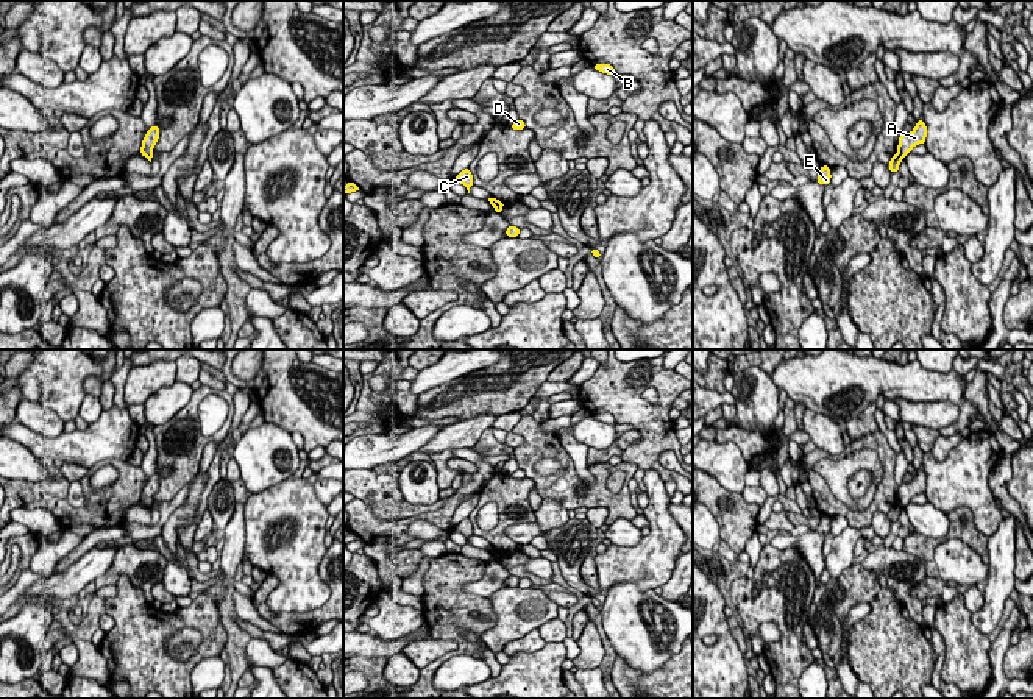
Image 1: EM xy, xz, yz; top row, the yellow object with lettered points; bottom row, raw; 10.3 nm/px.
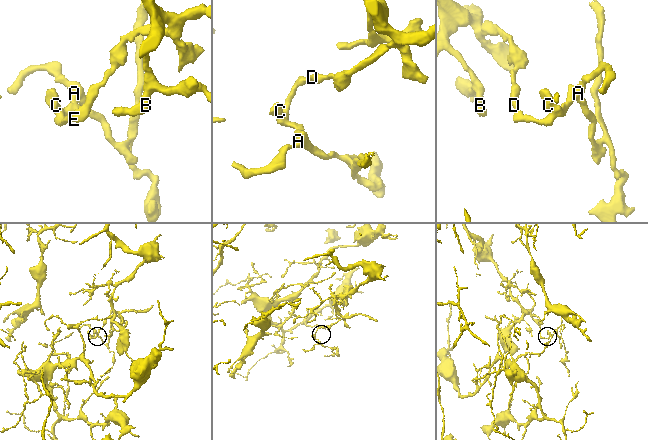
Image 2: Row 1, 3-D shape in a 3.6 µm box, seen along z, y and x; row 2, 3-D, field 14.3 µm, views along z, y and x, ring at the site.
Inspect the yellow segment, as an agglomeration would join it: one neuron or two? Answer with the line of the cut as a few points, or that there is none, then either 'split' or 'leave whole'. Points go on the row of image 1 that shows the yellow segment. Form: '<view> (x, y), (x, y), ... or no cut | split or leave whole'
yz (898, 153), (902, 158) | split

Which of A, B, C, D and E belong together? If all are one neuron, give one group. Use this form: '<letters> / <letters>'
A / B C D E

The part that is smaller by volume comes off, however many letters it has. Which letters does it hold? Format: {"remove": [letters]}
{"remove": ["A"]}

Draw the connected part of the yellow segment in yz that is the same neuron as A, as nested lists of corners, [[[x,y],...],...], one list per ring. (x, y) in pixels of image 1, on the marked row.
[[[918,120],[918,125],[911,133],[902,131],[897,145],[899,154],[905,158],[914,145],[925,144],[925,137],[927,137],[927,126],[924,120]]]

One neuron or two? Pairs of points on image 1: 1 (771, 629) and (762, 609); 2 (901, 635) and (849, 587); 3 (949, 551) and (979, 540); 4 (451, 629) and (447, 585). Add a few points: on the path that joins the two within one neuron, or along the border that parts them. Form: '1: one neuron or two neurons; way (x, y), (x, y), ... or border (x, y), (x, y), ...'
1: two neurons; border (771, 620), (779, 638), (762, 651)
2: one neuron; way (888, 621), (888, 615), (863, 590)
3: two neurons; border (943, 540), (963, 540), (986, 564)
4: one neuron; way (442, 617), (433, 610), (434, 596)

